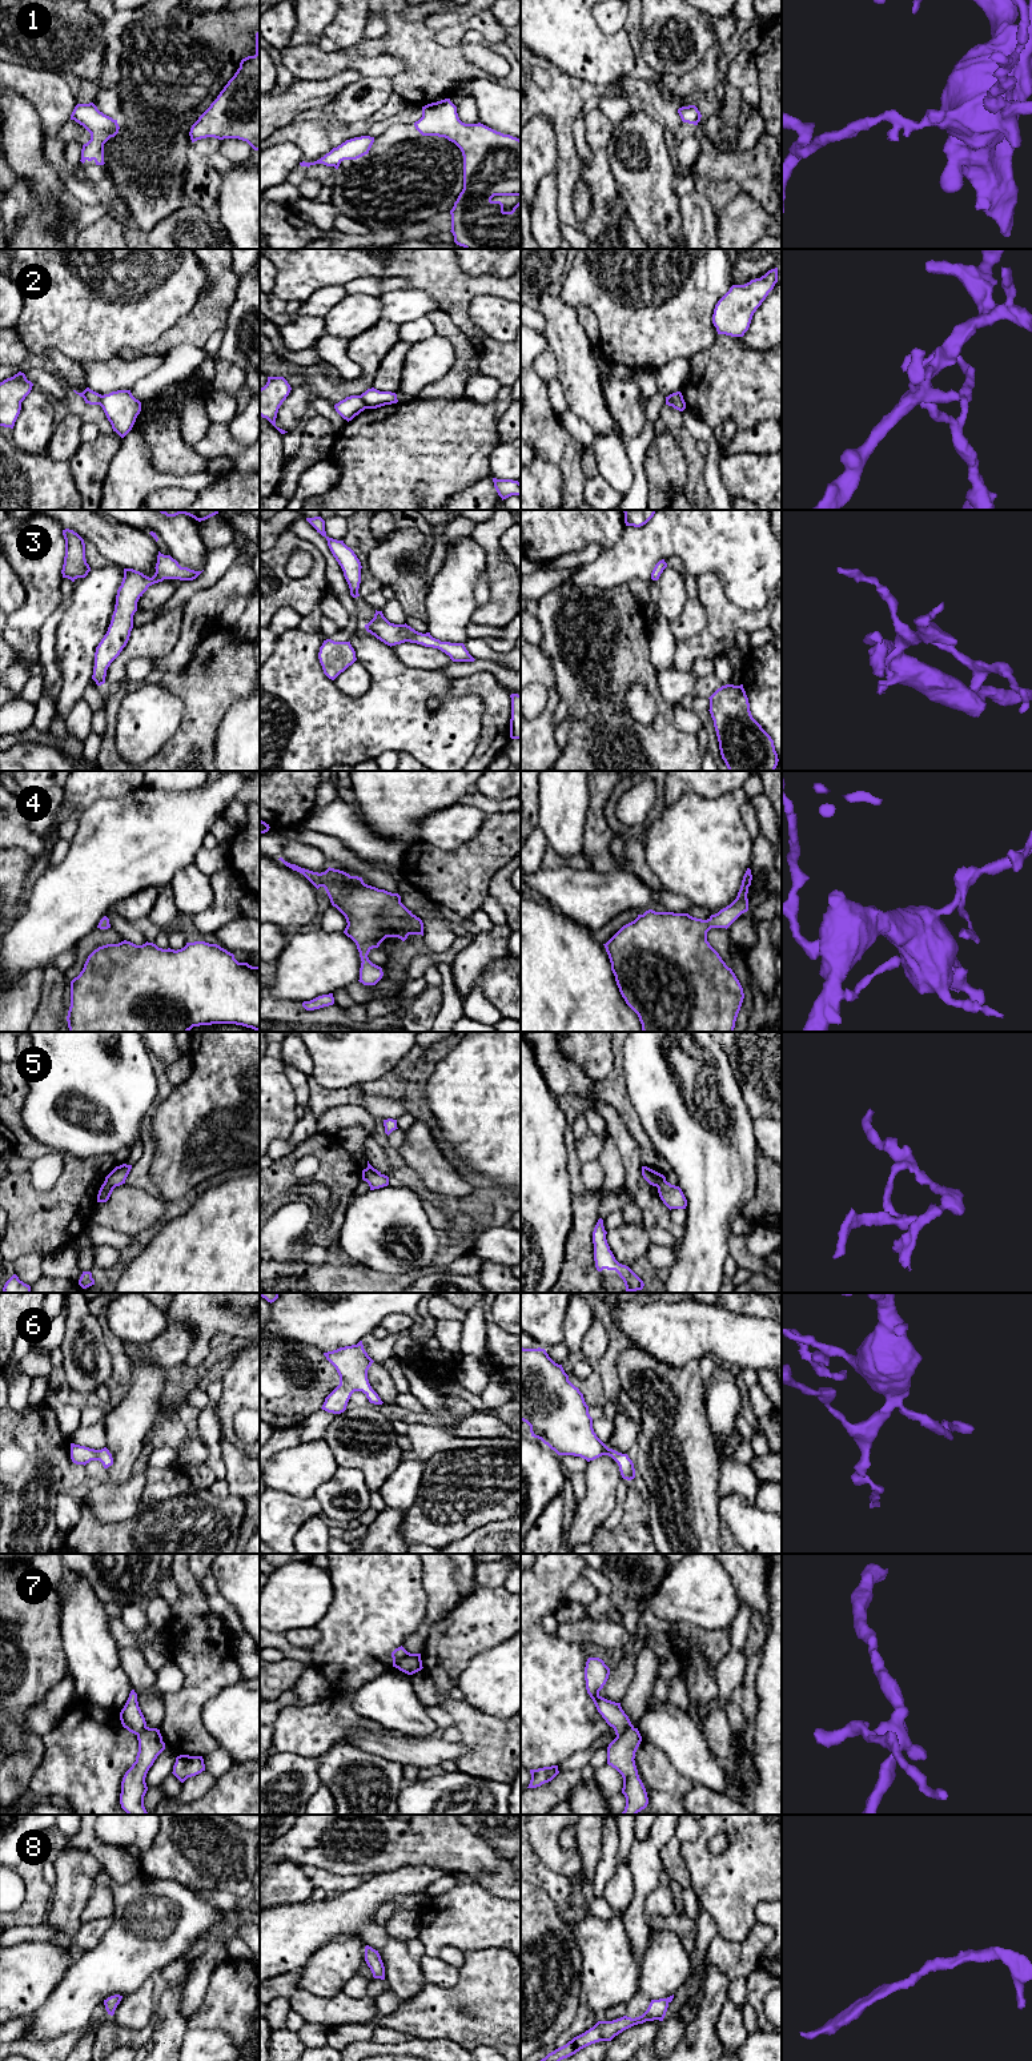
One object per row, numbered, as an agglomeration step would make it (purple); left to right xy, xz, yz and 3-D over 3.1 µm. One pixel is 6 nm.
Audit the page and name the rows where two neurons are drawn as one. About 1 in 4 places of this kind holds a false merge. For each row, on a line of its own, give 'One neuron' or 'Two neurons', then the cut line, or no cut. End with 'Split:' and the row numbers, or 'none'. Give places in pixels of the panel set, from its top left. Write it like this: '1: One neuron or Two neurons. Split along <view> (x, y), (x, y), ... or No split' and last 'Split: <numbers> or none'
1: One neuron. No split
2: Two neurons. Split along xz (358, 396), (366, 408)
3: One neuron. No split
4: One neuron. No split
5: Two neurons. Split along xy (104, 1181), (115, 1186)
6: One neuron. No split
7: Two neurons. Split along yz (633, 1727), (617, 1736)
8: One neuron. No split
Split: 2, 5, 7

